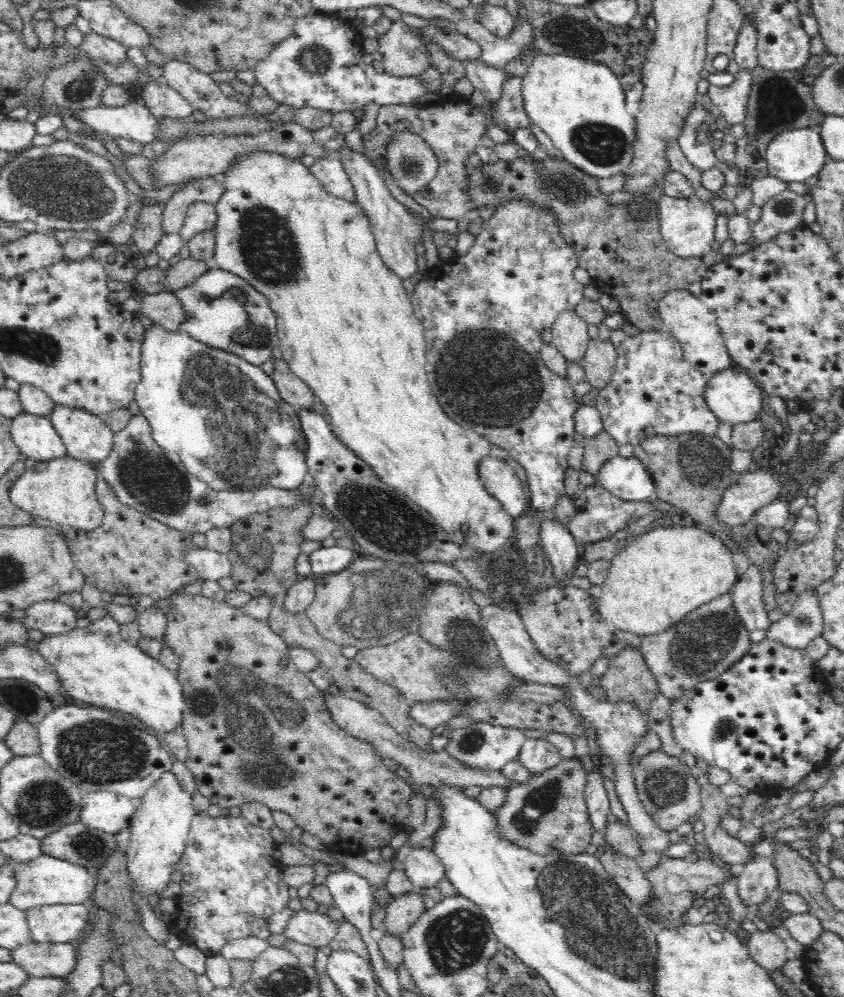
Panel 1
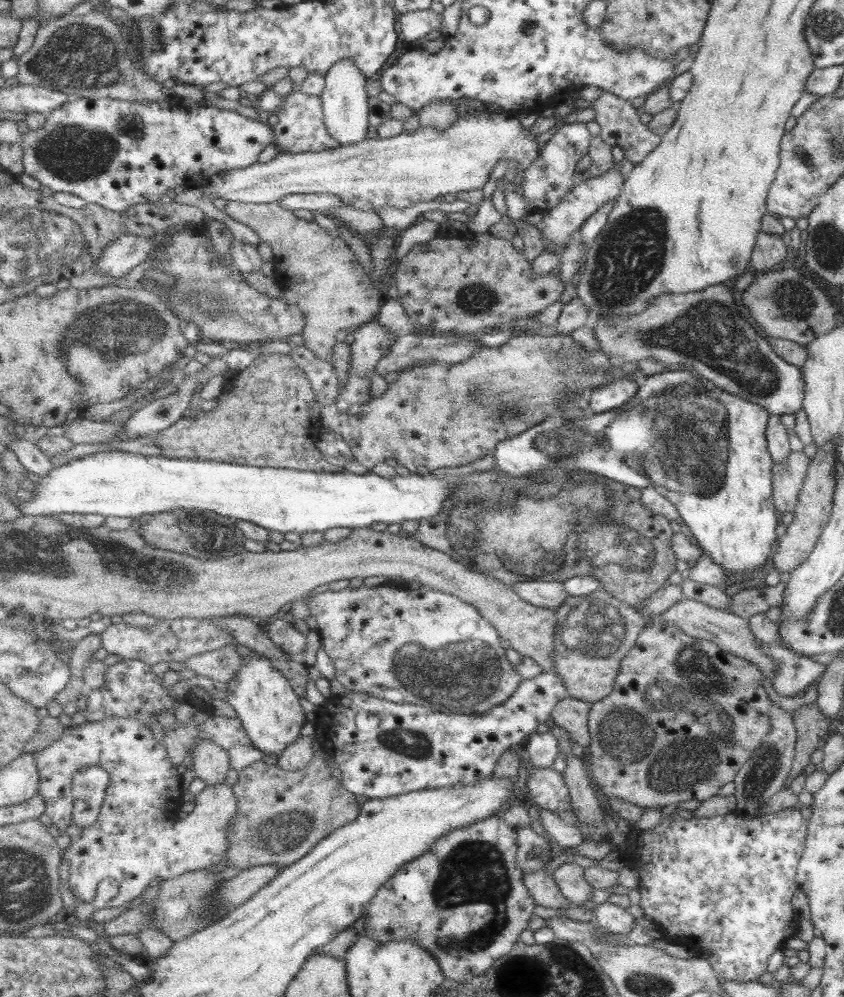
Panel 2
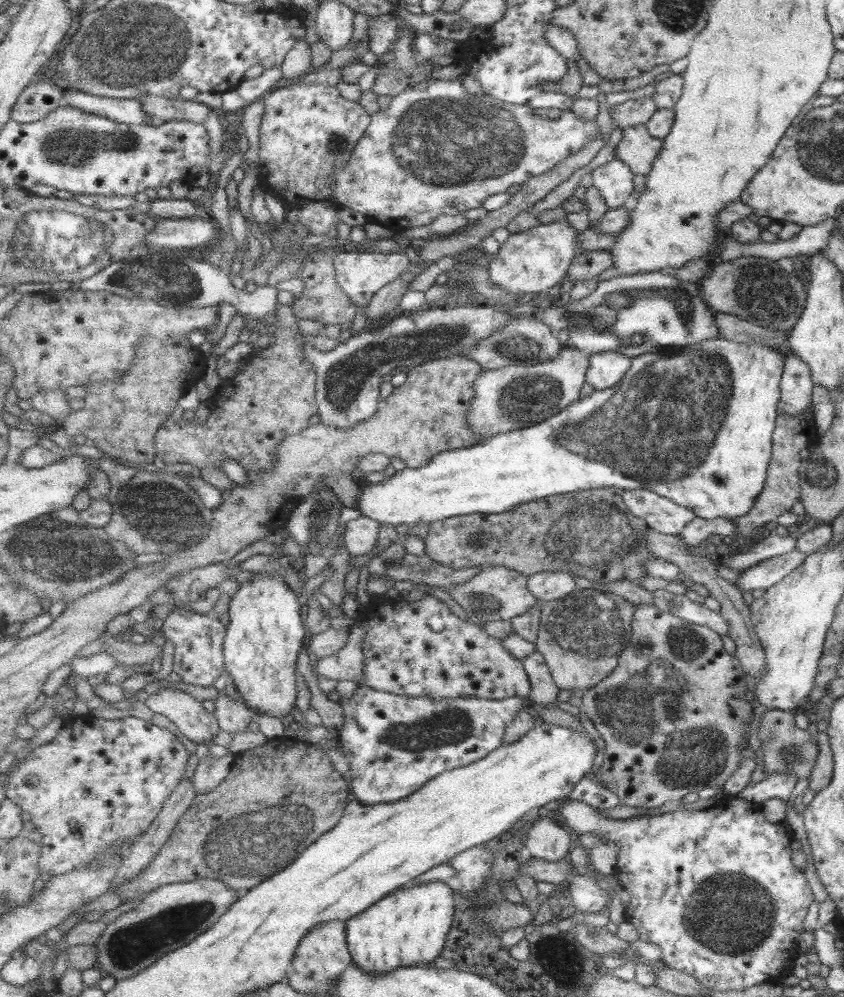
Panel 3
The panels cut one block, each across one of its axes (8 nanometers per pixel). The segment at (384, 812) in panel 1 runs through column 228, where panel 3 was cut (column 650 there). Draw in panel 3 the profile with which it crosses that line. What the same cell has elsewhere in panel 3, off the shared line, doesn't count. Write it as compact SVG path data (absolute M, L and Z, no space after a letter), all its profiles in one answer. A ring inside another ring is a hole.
M643 603L636 605L631 629L633 630L631 642L619 656L617 668L597 686L583 691L581 707L595 724L596 730L598 730L606 745L600 766L601 777L606 786L621 798L624 805L635 808L657 808L657 806L667 804L669 800L680 801L683 796L701 788L722 785L731 776L731 773L739 766L738 746L742 744L744 739L742 724L746 722L746 718L752 716L754 704L748 701L746 697L744 679L746 674L742 671L736 658L723 652L721 638L715 634L714 629L709 630L707 626L693 624L682 617L675 616L674 613L664 612L655 604Z

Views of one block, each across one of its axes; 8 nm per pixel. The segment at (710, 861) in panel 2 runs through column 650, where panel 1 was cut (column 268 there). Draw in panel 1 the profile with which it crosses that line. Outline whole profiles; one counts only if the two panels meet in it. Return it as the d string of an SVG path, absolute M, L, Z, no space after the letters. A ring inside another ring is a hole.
M208 812L198 813L191 822L185 854L177 869L183 874L181 893L176 897L179 913L176 926L188 936L190 944L200 948L208 957L219 955L224 944L237 938L252 935L250 916L268 919L289 906L292 890L280 879L281 866L275 858L276 843L270 830L253 826L242 816L219 816L212 818Z

